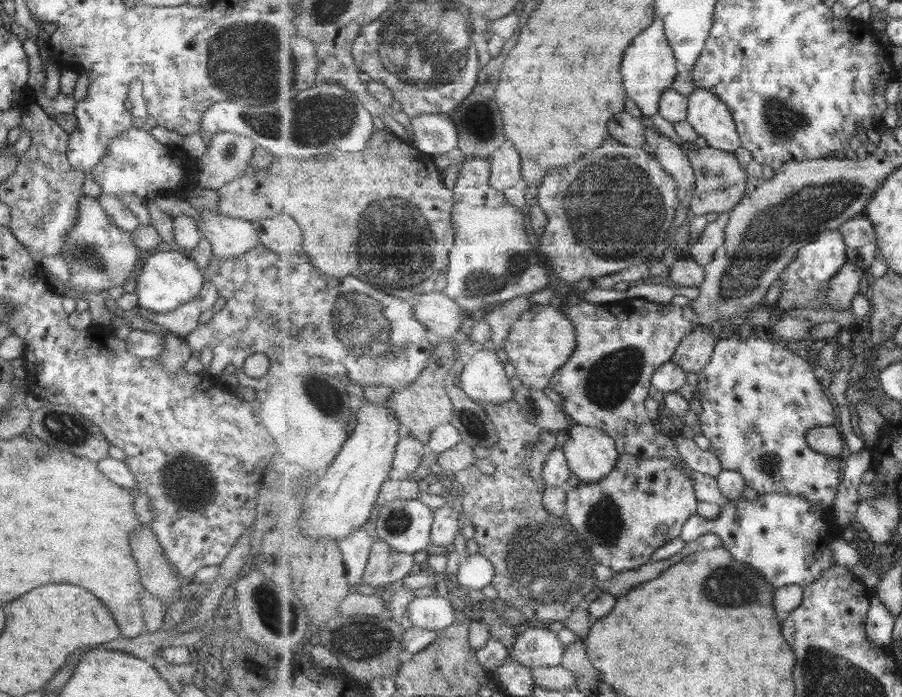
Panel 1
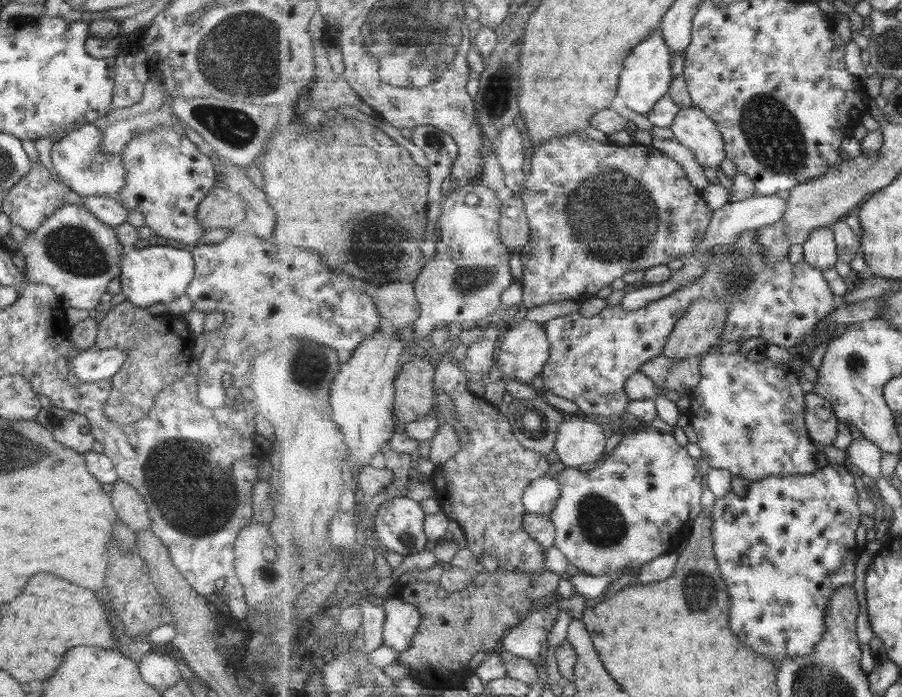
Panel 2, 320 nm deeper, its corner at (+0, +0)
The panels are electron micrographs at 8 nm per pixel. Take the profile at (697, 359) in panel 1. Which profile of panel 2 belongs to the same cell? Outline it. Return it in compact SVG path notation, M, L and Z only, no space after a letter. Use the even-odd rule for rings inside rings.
M659 354L642 364L639 371L654 380L660 390L666 388L690 394L696 386L699 386L701 380L701 358L701 355L669 358Z

